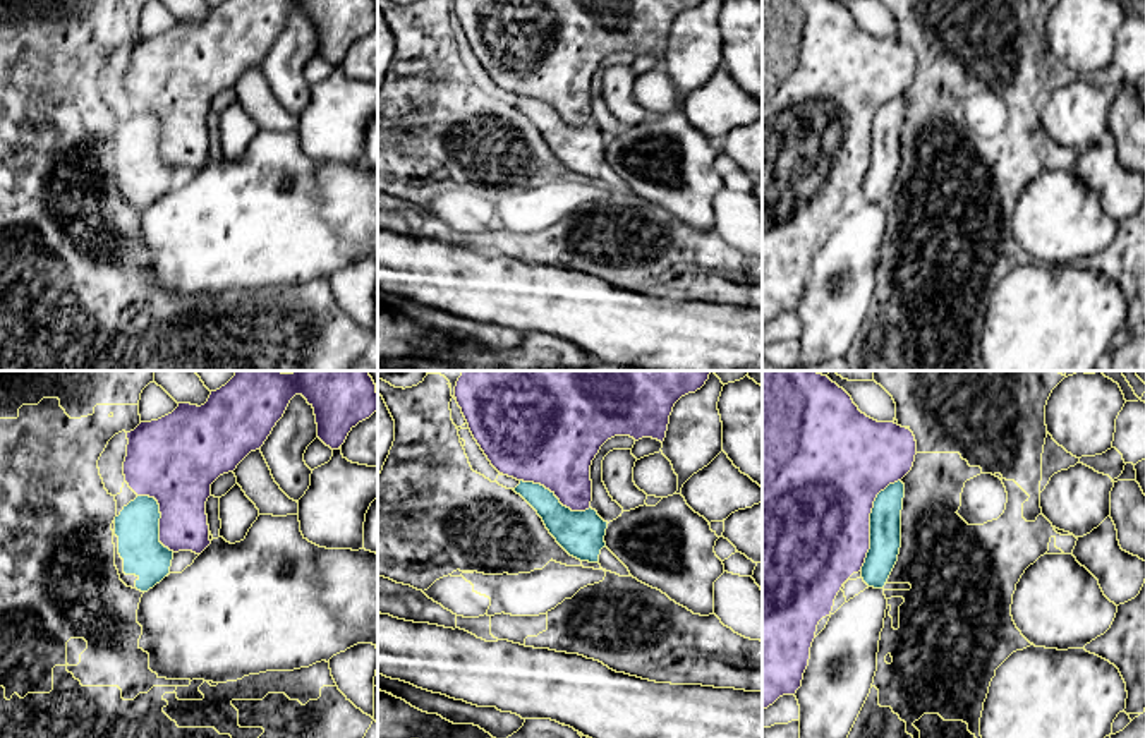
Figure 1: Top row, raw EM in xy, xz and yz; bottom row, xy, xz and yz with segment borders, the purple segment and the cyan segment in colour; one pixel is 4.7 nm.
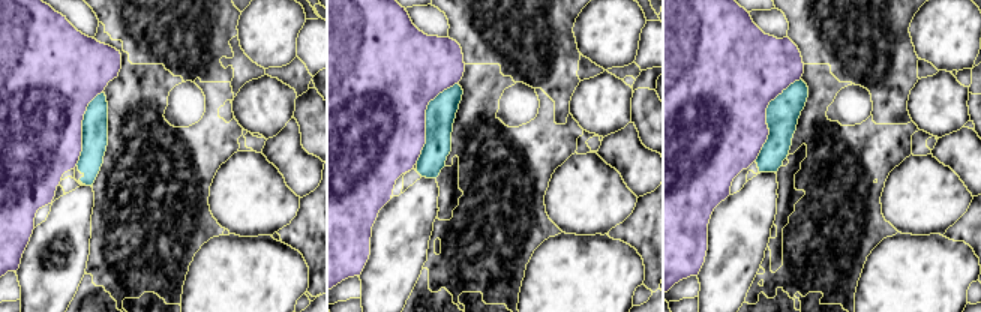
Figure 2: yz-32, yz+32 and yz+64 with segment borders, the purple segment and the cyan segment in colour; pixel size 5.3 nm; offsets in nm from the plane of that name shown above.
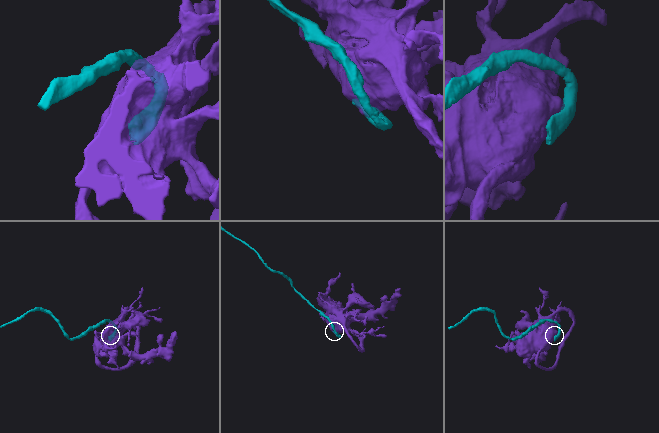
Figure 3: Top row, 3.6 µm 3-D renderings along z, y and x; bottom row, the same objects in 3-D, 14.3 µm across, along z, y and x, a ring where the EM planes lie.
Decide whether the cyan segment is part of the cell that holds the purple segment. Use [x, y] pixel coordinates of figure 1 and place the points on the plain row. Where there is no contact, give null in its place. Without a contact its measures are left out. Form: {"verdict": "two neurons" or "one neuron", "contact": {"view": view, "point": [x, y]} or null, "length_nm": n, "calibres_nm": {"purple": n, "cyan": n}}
{"verdict": "one neuron", "contact": {"view": "yz", "point": [869, 138]}, "length_nm": 480, "calibres_nm": {"purple": 500, "cyan": 140}}

